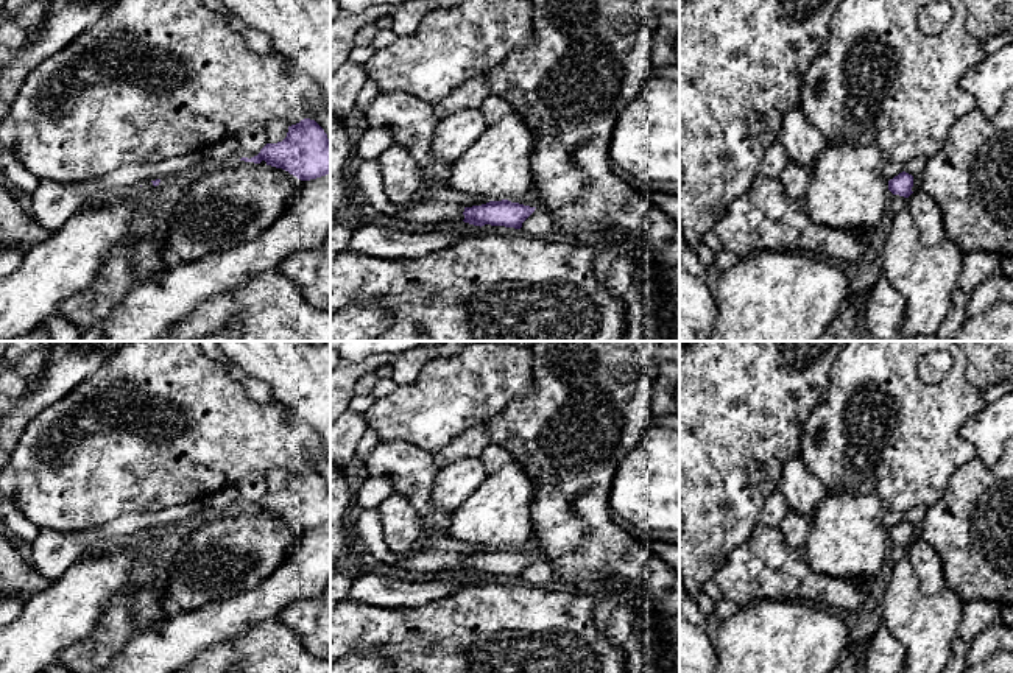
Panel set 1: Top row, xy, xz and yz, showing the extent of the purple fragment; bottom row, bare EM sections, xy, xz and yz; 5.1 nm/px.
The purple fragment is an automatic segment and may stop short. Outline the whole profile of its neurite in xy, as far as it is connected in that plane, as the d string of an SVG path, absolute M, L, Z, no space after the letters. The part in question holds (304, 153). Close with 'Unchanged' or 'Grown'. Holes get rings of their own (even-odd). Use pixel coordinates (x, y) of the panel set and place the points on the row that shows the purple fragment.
M304 118L299 123L288 126L287 137L282 142L266 143L257 156L251 159L242 157L240 160L254 164L260 164L262 160L265 160L266 165L282 168L301 181L310 181L330 174L330 140L327 139L324 129L315 120Z. Unchanged

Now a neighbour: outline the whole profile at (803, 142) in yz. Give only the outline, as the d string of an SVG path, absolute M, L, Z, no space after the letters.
M799 106L785 114L779 132L779 143L785 148L790 160L810 170L815 165L820 151L824 148L826 139L807 122Z

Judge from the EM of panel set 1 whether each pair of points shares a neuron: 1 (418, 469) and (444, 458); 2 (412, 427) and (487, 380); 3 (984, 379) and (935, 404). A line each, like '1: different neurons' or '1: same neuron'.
1: different neurons
2: same neuron
3: different neurons

